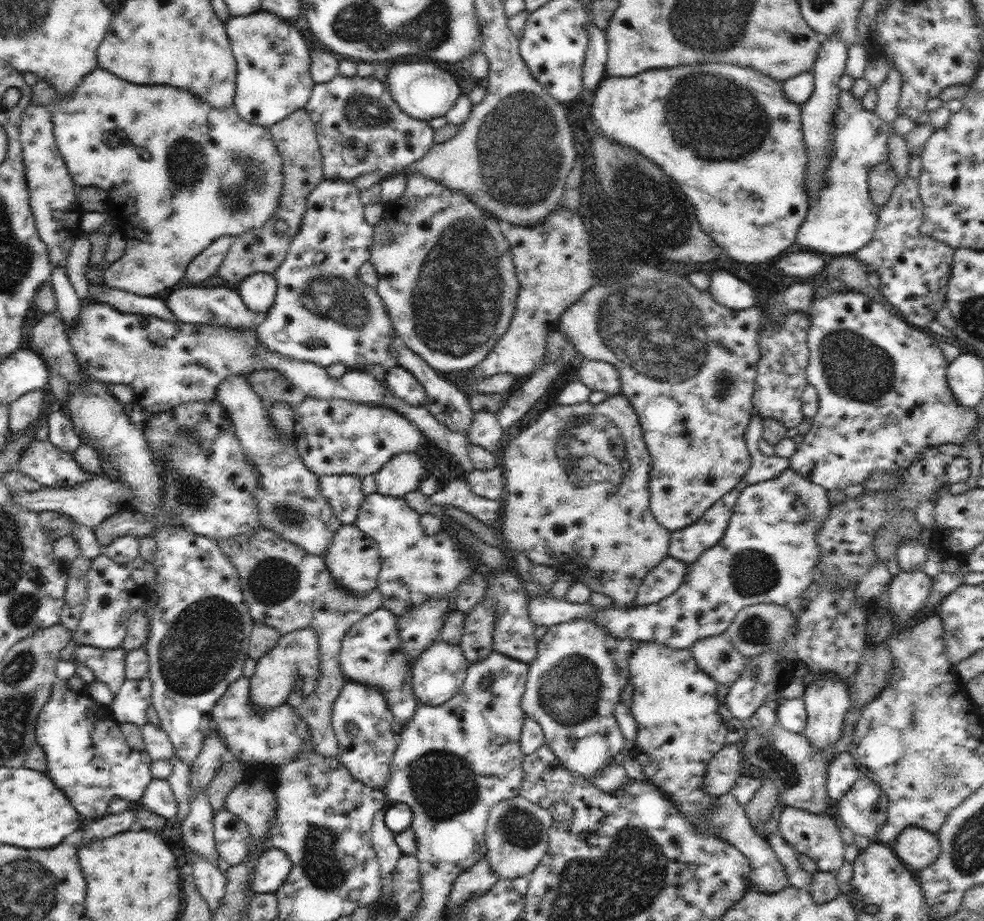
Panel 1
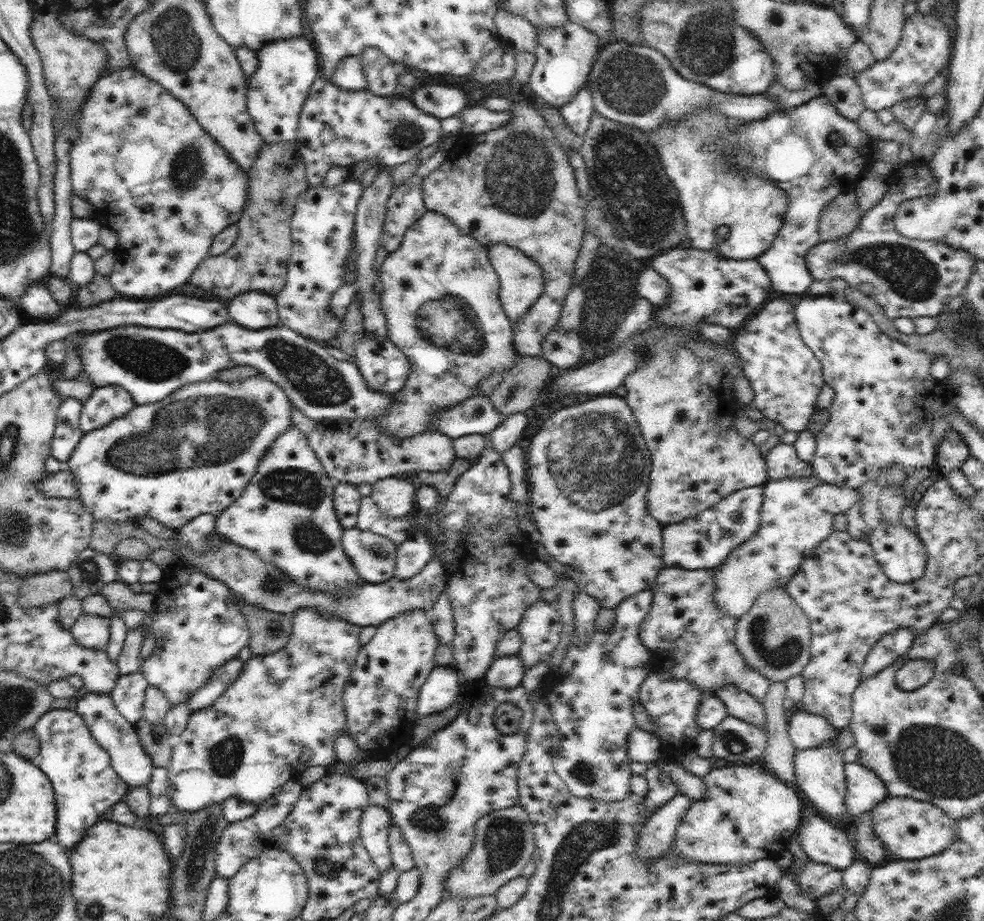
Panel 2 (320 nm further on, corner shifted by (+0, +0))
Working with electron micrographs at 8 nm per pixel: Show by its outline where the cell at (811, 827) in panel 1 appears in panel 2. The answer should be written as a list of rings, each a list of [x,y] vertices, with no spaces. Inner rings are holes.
[[[802,816],[796,834],[807,858],[814,862],[844,871],[857,857],[842,826],[826,816]]]

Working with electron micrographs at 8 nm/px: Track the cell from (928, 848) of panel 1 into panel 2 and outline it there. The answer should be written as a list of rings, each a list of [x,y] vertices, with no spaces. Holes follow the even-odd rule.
[[[886,797],[871,810],[871,825],[898,858],[921,859],[946,850],[957,836],[957,820],[935,804],[908,797]]]

